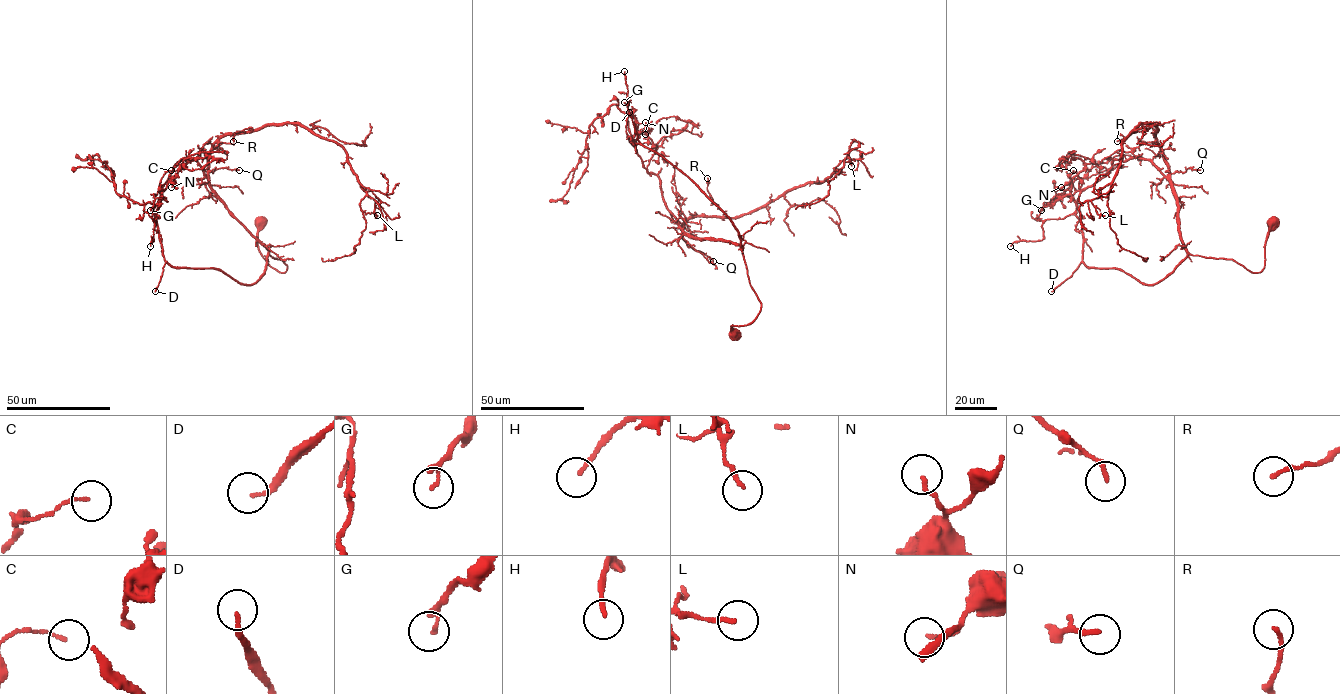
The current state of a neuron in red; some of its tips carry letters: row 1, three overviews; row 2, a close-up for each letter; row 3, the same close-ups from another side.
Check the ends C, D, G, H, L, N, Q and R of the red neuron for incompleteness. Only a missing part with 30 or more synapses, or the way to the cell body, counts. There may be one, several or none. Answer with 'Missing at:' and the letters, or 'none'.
Missing at: D

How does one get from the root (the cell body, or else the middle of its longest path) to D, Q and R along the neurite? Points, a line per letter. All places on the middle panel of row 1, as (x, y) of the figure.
D: (734, 334), (731, 326), (749, 324), (761, 307), (749, 282), (738, 229), (684, 173), (638, 141), (629, 112)
Q: (734, 334), (731, 326), (749, 324), (761, 307), (742, 247), (682, 232), (688, 247), (713, 261)
R: (734, 334), (731, 326), (749, 324), (761, 307), (742, 247), (682, 230), (694, 217), (724, 217), (707, 178)

